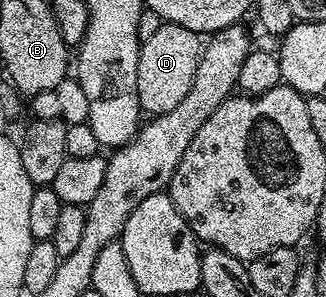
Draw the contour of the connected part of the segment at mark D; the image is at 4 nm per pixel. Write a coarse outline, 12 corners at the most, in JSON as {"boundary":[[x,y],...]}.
{"boundary":[[159,22],[141,40],[138,100],[176,109],[196,81],[203,36]]}

